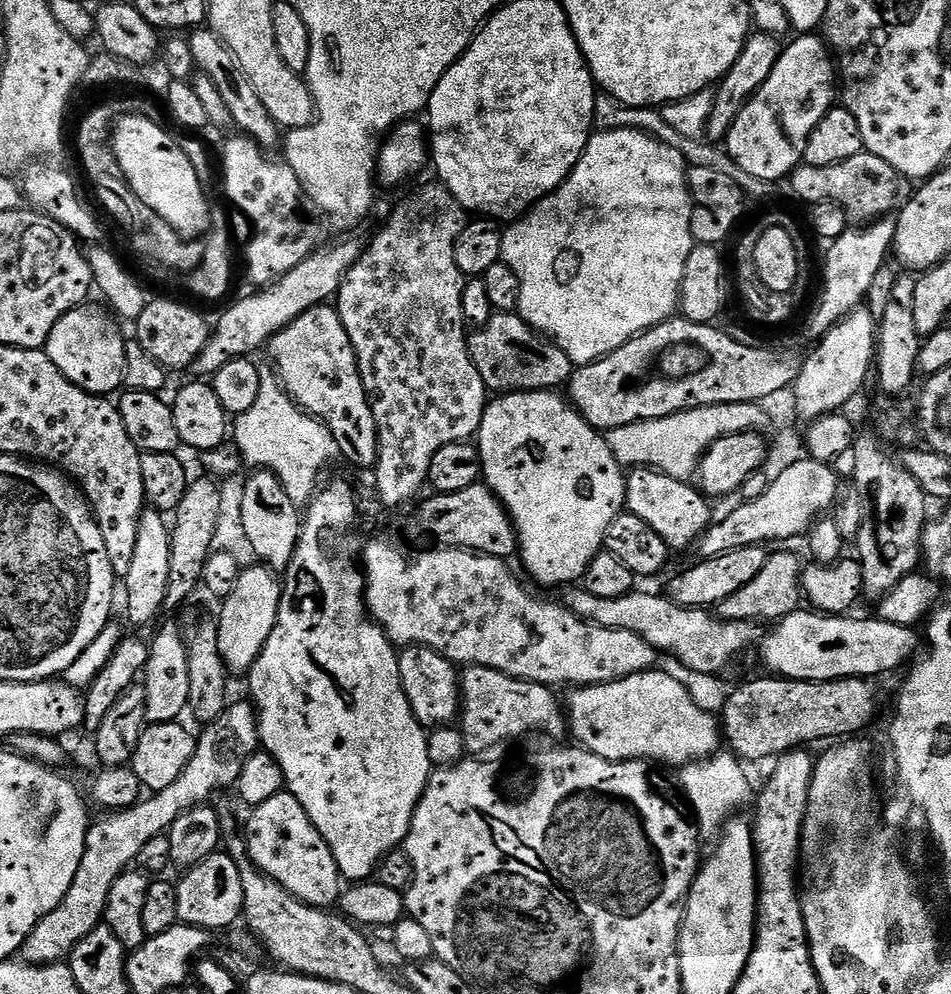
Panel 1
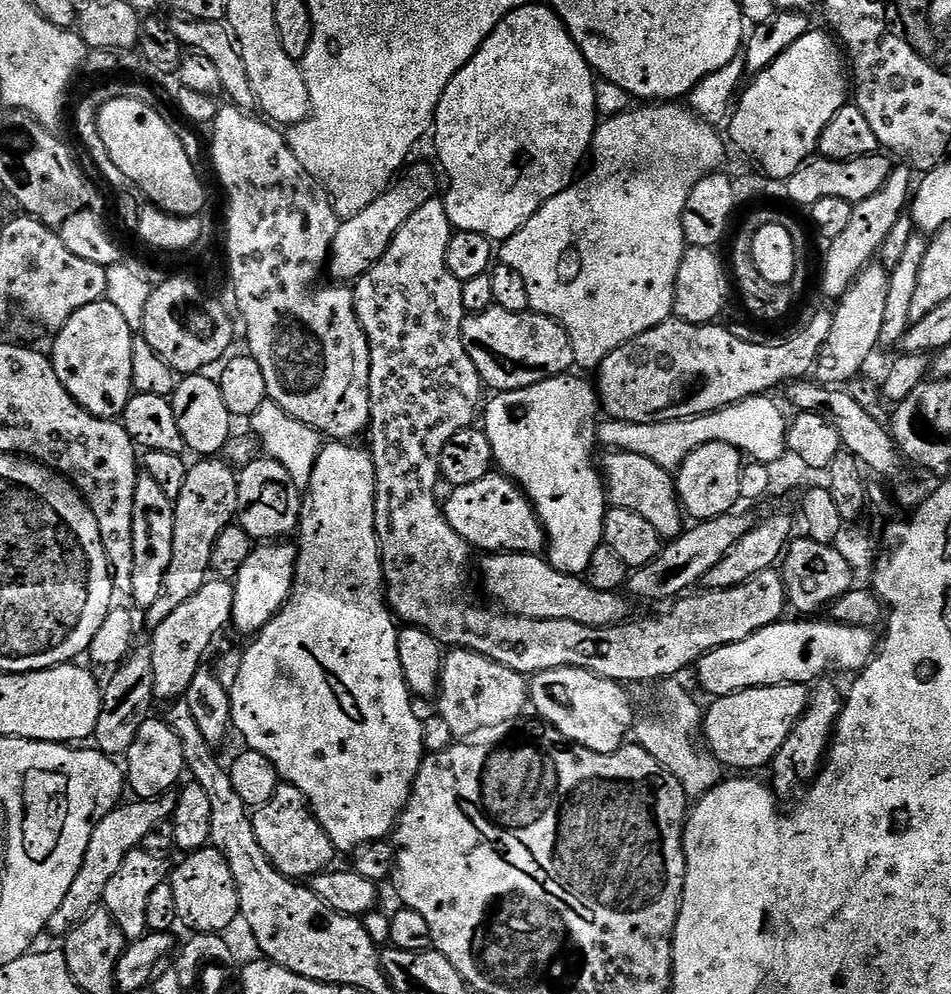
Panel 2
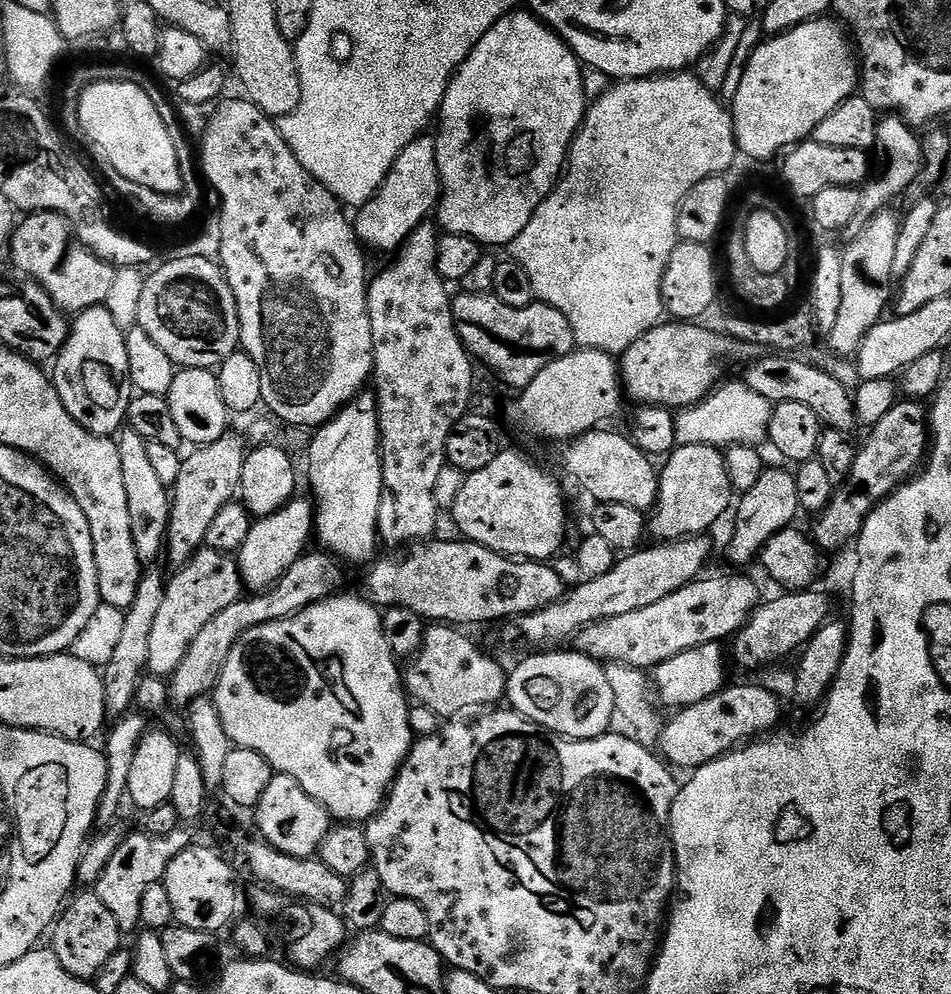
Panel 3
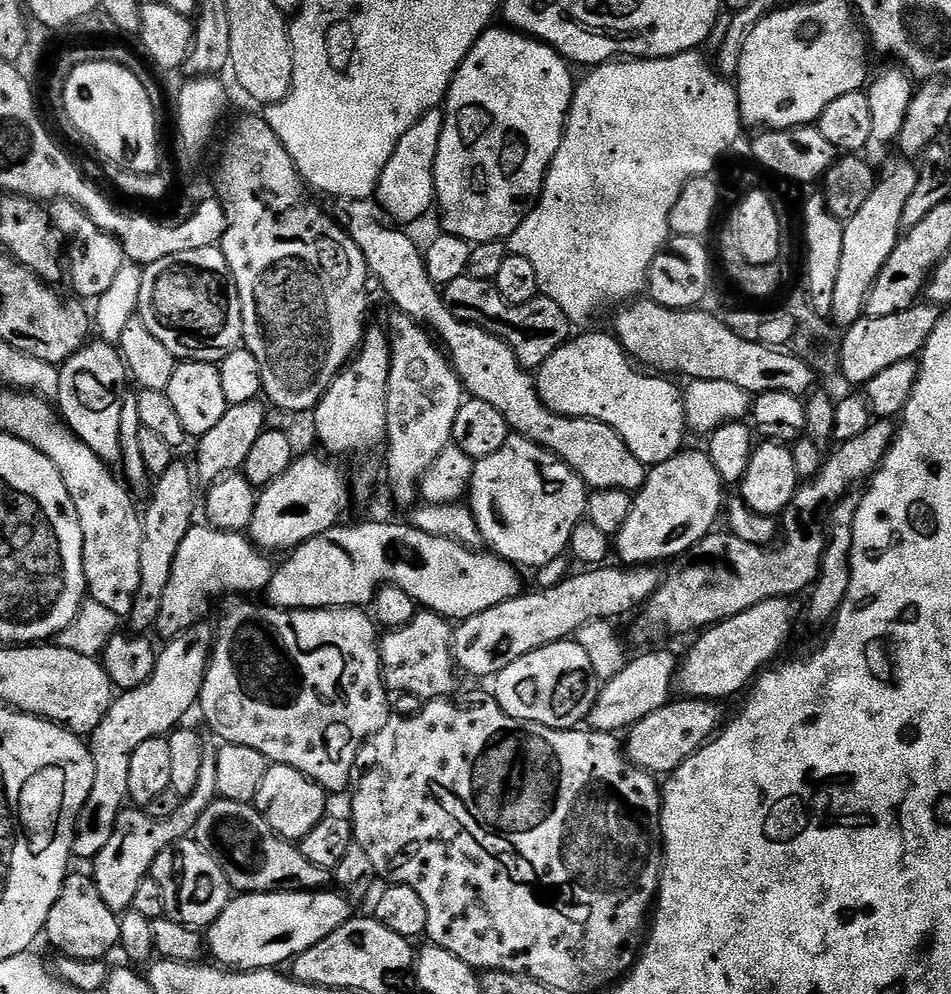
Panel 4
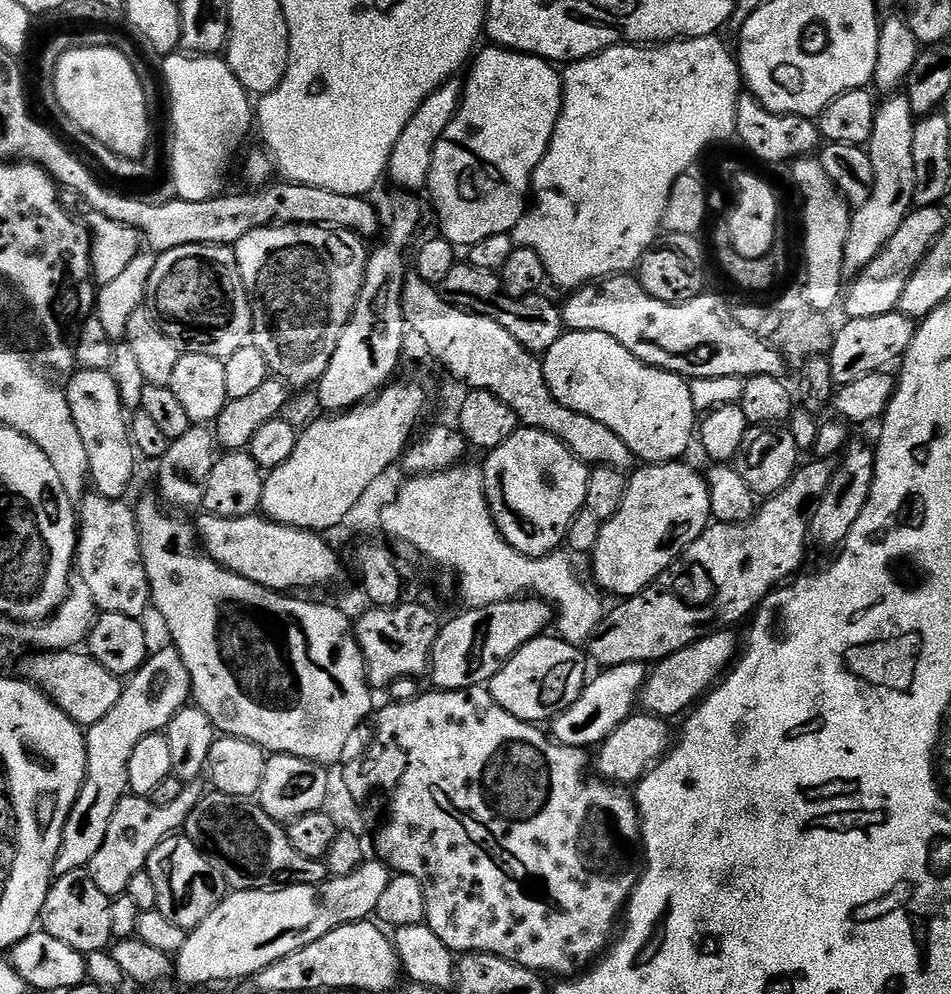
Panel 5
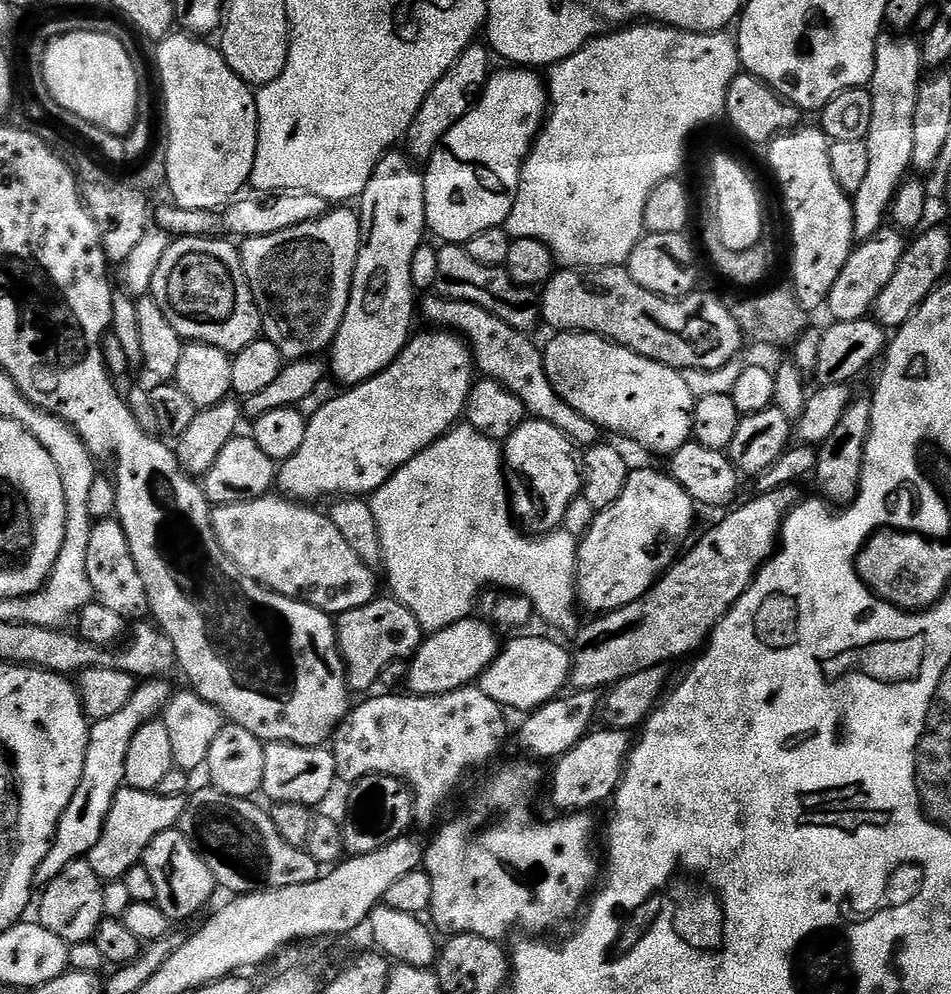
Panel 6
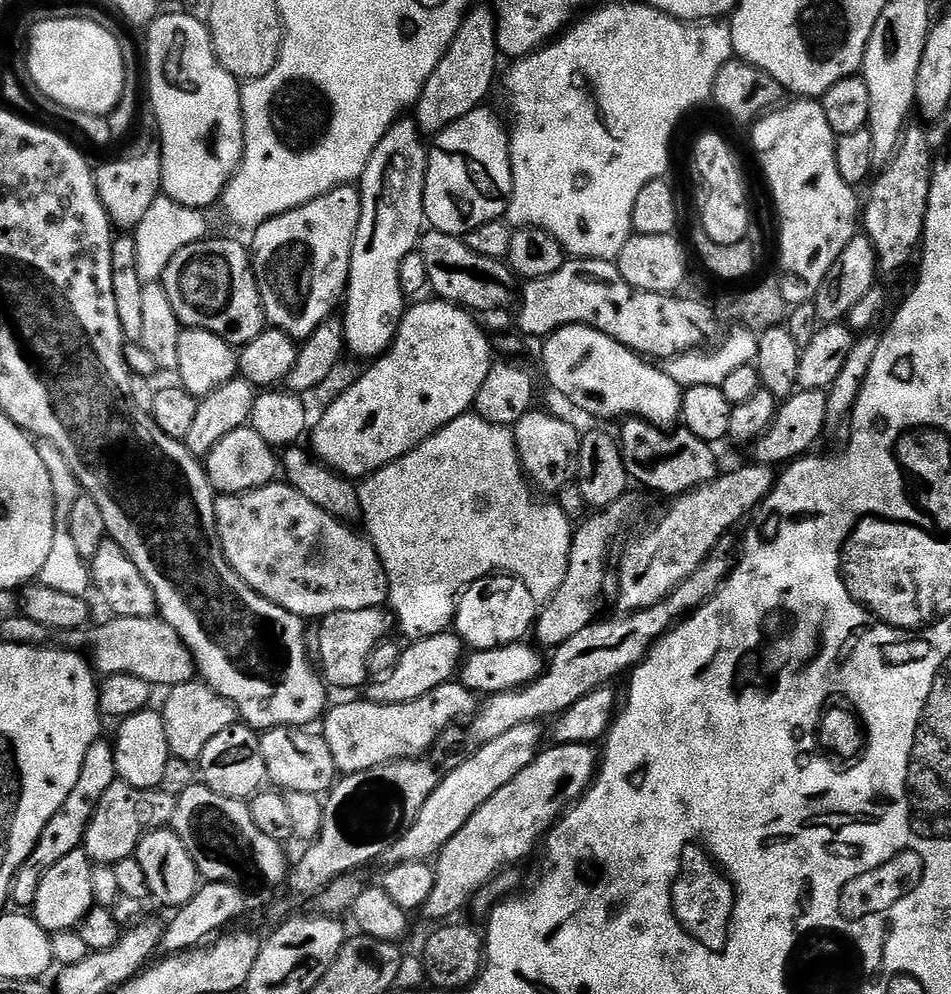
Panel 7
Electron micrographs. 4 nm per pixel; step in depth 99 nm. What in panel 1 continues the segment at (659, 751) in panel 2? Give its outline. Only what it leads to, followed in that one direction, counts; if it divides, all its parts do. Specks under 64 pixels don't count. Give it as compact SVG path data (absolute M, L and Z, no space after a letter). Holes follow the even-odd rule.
M720 750L707 760L697 760L695 764L685 764L679 769L680 784L684 787L693 810L696 811L694 823L701 837L719 837L728 821L743 813L740 811L747 804L753 803L754 788L752 792L752 784L748 781L743 767L745 768L745 765L731 751Z

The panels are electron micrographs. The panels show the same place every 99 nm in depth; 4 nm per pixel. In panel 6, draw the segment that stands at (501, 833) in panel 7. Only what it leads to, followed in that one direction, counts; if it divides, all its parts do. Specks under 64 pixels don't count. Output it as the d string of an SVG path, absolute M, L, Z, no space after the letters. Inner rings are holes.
M600 726L600 729L598 728L589 731L587 736L583 736L570 751L559 756L555 763L551 765L551 767L553 766L552 772L550 768L552 804L554 807L560 808L556 810L559 810L561 813L571 814L573 812L592 810L595 804L600 804L603 800L604 803L611 801L616 787L620 784L620 779L624 776L624 765L628 759L629 752L632 750L633 737L622 728L609 728L607 726Z

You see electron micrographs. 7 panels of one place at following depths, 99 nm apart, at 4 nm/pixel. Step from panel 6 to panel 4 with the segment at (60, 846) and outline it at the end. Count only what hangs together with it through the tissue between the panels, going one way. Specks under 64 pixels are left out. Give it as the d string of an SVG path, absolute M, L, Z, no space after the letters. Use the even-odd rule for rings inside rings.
M208 622L195 624L181 636L175 636L174 639L167 641L163 645L165 648L159 649L154 674L150 674L150 678L142 686L129 692L120 692L113 699L106 718L102 718L102 722L98 722L98 726L92 731L90 747L94 758L94 786L90 788L90 798L86 798L86 806L82 806L82 814L78 814L76 837L72 843L72 854L77 861L91 862L95 860L98 854L102 854L106 842L110 842L110 834L114 834L118 818L129 803L130 758L134 758L134 750L138 750L138 746L142 746L142 742L150 742L150 738L167 737L183 721L180 719L191 708L197 707L200 691L208 673L208 661L212 659L213 643L214 628L213 625L211 628Z

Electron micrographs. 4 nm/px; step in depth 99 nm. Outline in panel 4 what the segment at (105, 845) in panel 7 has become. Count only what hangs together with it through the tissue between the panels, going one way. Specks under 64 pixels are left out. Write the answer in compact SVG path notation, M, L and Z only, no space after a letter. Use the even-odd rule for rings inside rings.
M205 743L198 786L189 796L184 797L182 806L178 806L178 810L170 818L150 818L146 810L136 806L125 807L121 812L114 834L110 834L110 842L106 842L102 854L98 854L90 864L92 881L98 886L98 894L102 894L102 902L106 902L112 912L123 914L131 909L134 893L144 880L149 879L158 854L162 854L162 850L170 845L191 837L198 826L198 818L202 818L202 810L206 810L206 806L218 799L216 750L215 743Z

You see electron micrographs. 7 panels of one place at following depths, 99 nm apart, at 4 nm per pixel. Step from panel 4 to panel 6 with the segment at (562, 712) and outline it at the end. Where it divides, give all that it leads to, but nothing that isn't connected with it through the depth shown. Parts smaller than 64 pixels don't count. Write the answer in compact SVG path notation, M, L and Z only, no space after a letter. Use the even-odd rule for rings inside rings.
M520 636L501 647L494 662L490 662L481 674L478 687L494 698L501 709L517 708L520 714L527 714L557 699L569 687L571 674L572 657L569 649L544 636Z

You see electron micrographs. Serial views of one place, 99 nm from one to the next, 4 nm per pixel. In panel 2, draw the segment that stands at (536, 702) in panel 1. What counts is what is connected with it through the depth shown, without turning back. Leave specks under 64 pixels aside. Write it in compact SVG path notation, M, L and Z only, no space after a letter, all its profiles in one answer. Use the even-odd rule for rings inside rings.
M454 648L444 656L439 700L438 715L448 723L453 737L467 738L483 728L521 719L530 708L530 684L523 672L510 670L477 652Z

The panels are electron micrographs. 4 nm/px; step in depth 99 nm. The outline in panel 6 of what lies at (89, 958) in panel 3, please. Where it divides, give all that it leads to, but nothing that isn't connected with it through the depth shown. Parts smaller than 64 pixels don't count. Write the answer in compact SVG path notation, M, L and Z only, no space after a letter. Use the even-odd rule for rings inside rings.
M87 859L75 860L54 878L54 882L43 885L44 897L40 900L40 916L38 923L50 934L58 934L69 944L81 944L92 940L96 935L96 927L106 918L102 906L102 894L104 893L105 881L94 874L94 866L90 866Z

